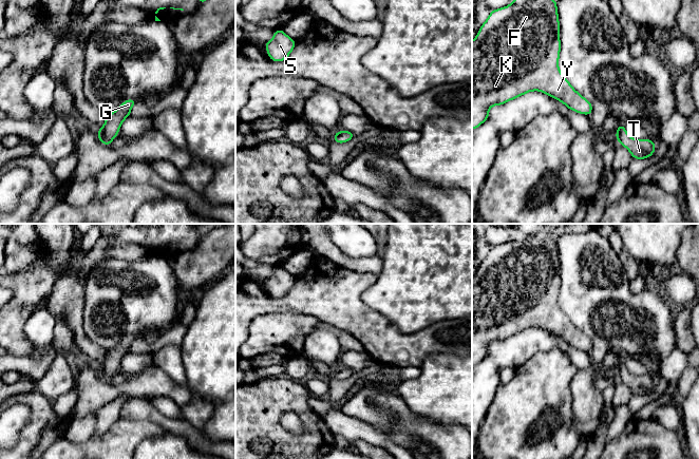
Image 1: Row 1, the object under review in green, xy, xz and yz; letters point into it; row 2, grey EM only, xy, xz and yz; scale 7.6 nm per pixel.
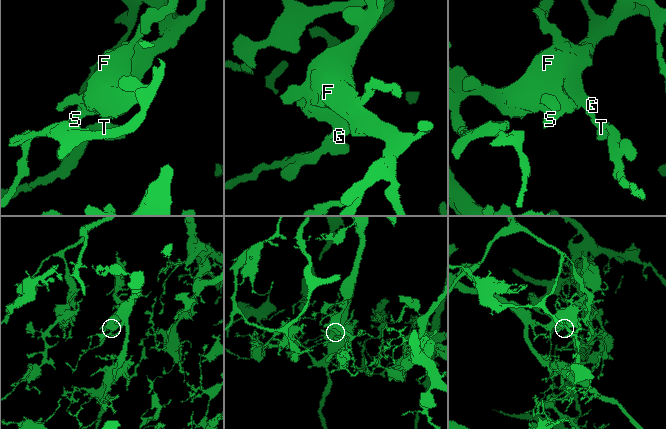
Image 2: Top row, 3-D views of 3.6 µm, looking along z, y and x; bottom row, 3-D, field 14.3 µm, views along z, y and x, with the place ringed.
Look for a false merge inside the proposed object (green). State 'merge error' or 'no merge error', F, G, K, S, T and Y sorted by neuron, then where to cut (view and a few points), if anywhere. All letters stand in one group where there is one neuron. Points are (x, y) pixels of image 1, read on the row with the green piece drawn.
no merge error | F G K S T Y | no cut

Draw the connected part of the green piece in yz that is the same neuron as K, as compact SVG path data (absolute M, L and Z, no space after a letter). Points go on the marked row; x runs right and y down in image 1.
M513 0L508 6L491 11L472 41L472 130L488 119L492 106L504 104L531 91L541 91L568 109L589 116L592 104L571 87L559 69L560 50L556 0Z

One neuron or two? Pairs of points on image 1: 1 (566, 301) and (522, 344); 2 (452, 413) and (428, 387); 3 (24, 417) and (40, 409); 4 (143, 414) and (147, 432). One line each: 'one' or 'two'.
1: two
2: one
3: two
4: two

